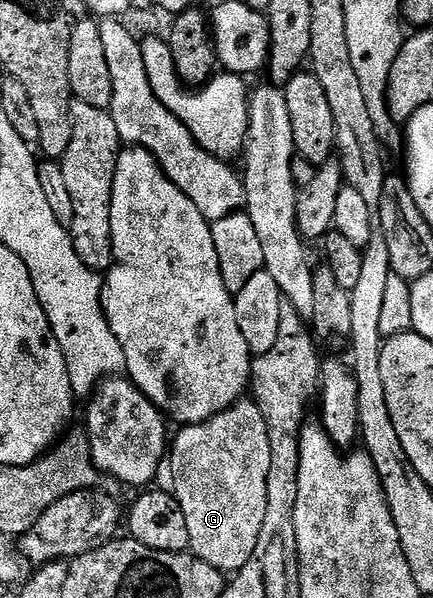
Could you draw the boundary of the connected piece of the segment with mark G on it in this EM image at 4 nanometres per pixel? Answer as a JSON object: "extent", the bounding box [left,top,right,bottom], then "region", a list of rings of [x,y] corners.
{"extent":[169,397,269,573],"region":[[[244,397],[234,403],[229,409],[217,413],[213,418],[206,419],[204,423],[193,423],[182,428],[179,436],[174,436],[169,447],[169,462],[173,465],[173,477],[175,478],[174,497],[181,505],[181,513],[185,513],[185,522],[189,528],[190,554],[195,555],[201,561],[216,567],[224,573],[238,573],[253,557],[253,549],[257,549],[257,537],[261,537],[261,525],[265,525],[265,505],[267,504],[267,478],[269,477],[269,433],[267,422],[262,416],[261,409],[251,397]]]}

